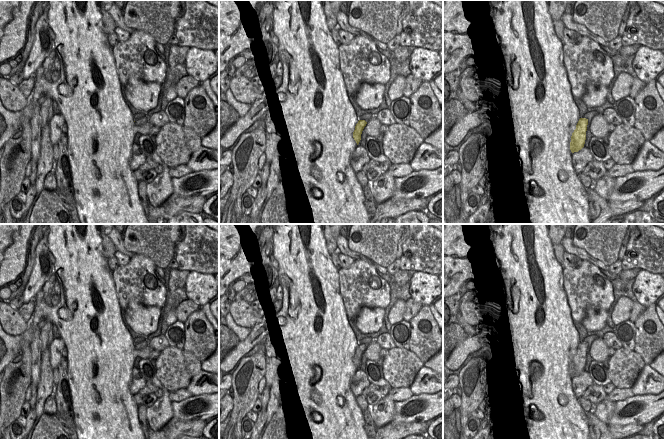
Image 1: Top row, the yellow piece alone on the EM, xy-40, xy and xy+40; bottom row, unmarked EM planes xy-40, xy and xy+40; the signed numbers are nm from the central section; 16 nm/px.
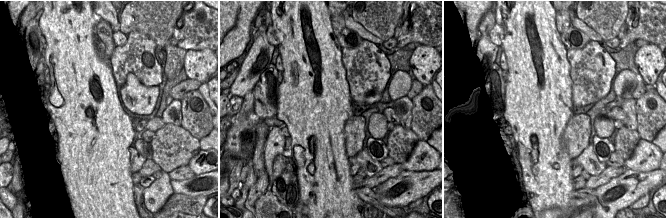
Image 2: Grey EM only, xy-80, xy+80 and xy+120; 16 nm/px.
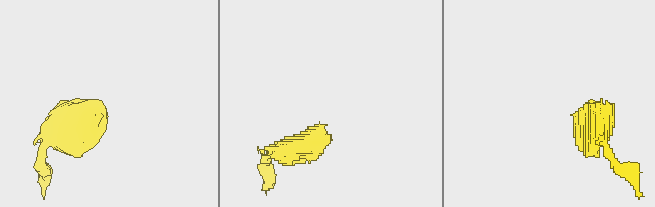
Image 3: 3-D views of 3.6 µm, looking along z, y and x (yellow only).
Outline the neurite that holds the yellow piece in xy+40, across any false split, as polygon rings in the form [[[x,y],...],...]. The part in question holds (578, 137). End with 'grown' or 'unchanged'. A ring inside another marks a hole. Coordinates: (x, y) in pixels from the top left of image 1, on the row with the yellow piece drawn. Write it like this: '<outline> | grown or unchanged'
[[[580,118],[576,129],[572,133],[571,142],[570,142],[570,150],[572,153],[578,152],[584,147],[586,140],[586,131],[587,131],[588,119]]] | unchanged

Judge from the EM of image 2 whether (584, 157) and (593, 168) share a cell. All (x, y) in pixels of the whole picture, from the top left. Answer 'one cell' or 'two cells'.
one cell

